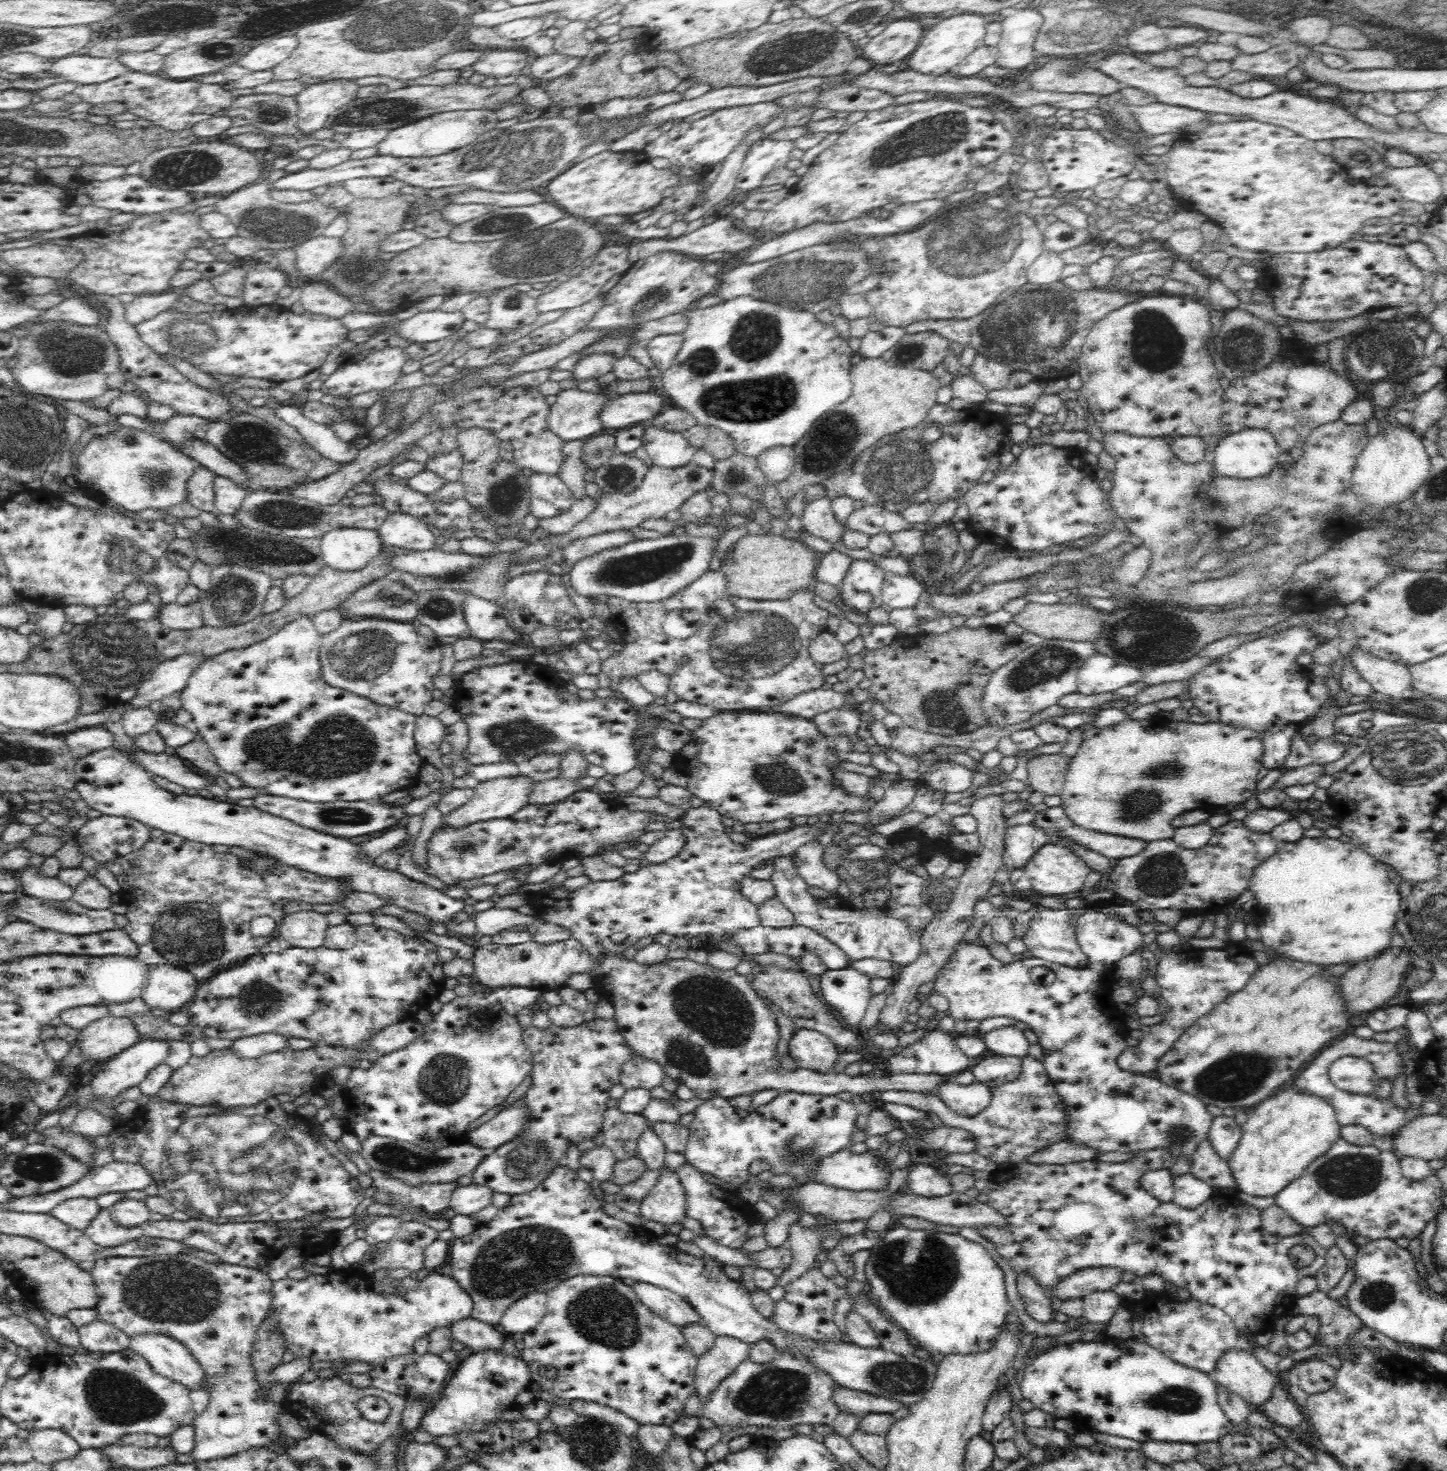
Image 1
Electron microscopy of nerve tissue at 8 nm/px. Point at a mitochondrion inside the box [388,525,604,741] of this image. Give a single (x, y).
(438, 607)

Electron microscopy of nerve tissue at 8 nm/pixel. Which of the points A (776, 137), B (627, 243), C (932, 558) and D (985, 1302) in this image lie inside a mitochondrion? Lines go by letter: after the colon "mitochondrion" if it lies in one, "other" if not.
A: other
B: other
C: mitochondrion
D: other

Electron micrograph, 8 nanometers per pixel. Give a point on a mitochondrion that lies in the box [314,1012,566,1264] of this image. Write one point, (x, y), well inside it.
(446, 1078)

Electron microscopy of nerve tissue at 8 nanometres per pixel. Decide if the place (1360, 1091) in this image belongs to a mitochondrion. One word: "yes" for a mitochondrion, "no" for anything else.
no

